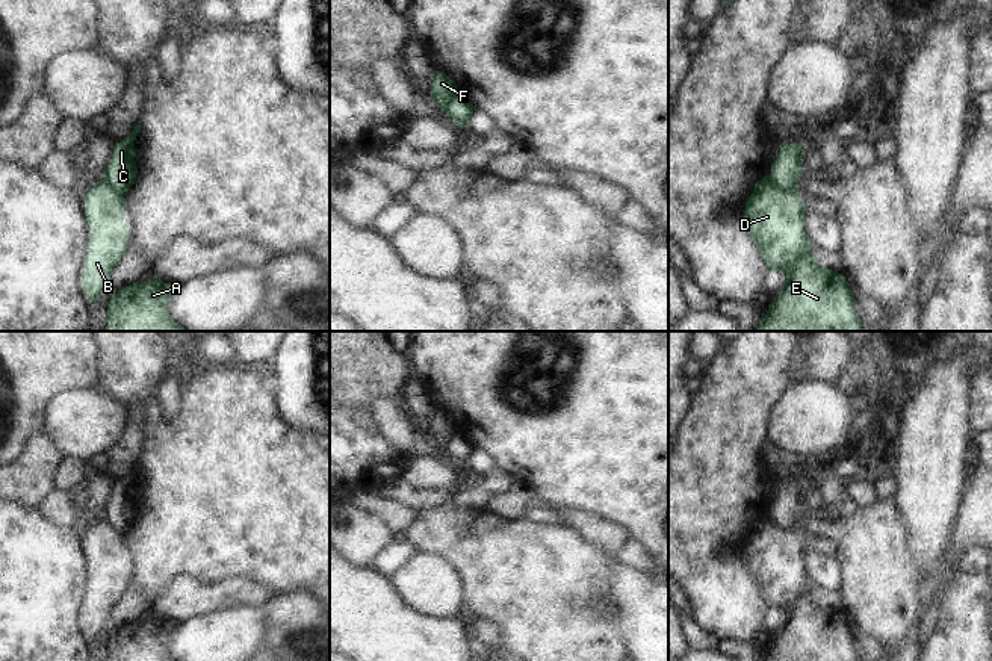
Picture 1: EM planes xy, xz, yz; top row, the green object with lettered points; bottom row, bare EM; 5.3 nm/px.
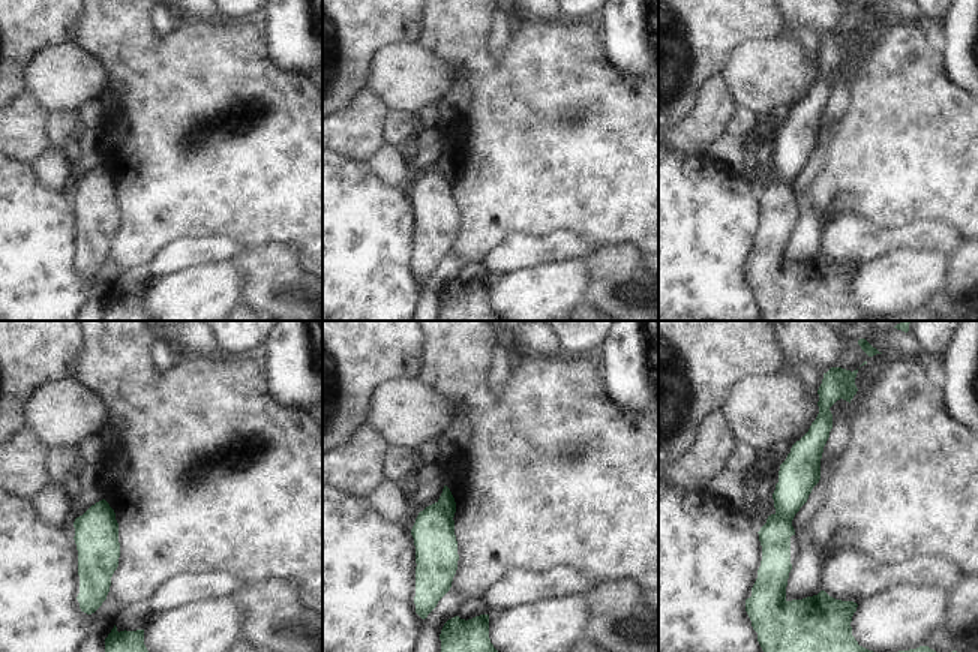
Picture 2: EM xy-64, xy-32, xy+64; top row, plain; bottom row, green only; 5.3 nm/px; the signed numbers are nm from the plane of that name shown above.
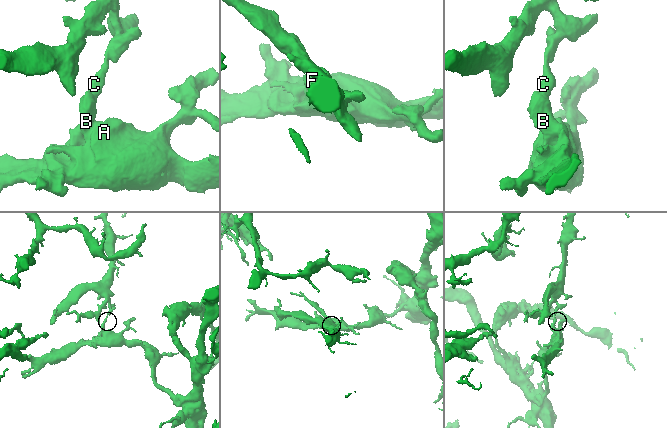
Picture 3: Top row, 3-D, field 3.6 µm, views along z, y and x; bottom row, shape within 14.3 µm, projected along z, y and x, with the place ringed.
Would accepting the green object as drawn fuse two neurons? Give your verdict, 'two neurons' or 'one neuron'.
two neurons

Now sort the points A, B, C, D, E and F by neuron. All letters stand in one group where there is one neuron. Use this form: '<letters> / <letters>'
A B D E F / C

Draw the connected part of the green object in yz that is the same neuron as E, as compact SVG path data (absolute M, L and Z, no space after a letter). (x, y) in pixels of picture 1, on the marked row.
M770 175L756 182L746 201L746 227L761 250L768 271L782 271L783 289L755 331L863 331L856 298L842 274L823 269L804 228L804 206L795 191L783 189Z

